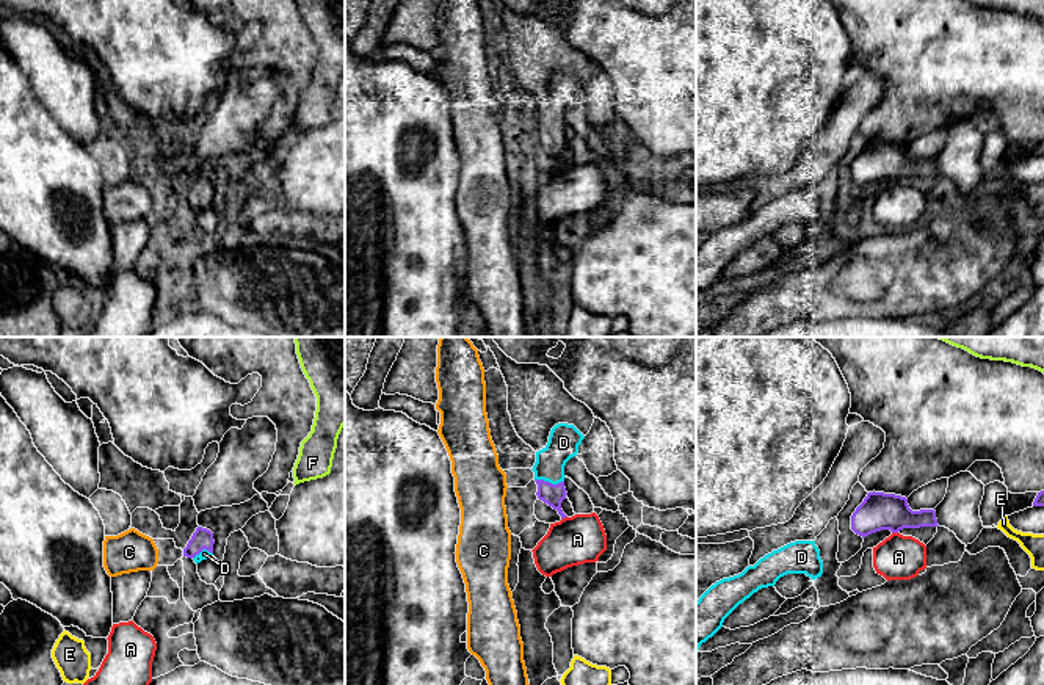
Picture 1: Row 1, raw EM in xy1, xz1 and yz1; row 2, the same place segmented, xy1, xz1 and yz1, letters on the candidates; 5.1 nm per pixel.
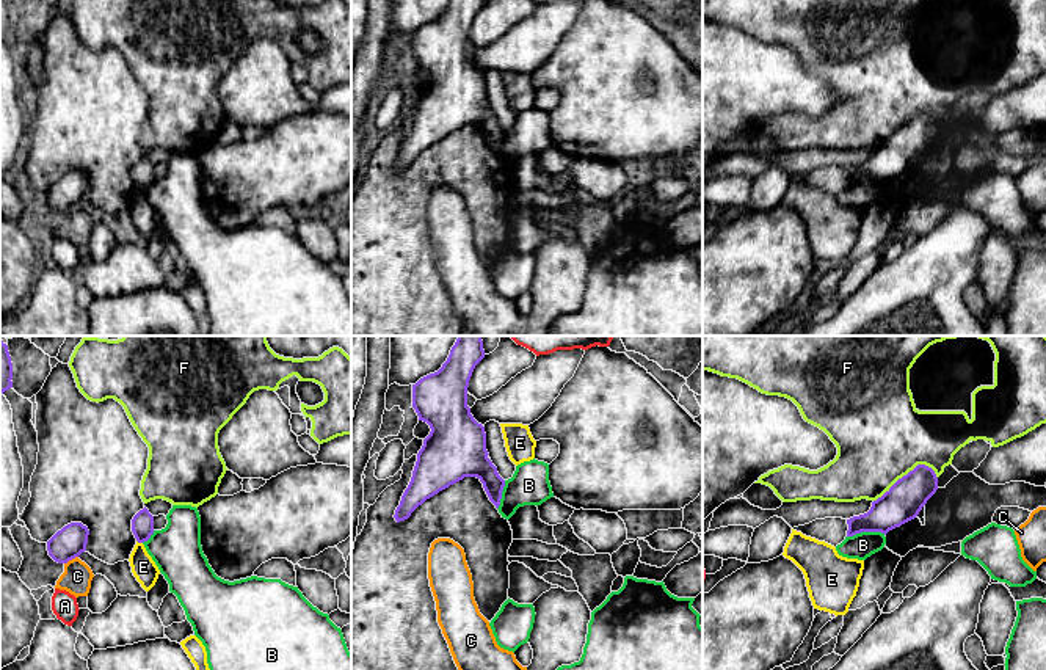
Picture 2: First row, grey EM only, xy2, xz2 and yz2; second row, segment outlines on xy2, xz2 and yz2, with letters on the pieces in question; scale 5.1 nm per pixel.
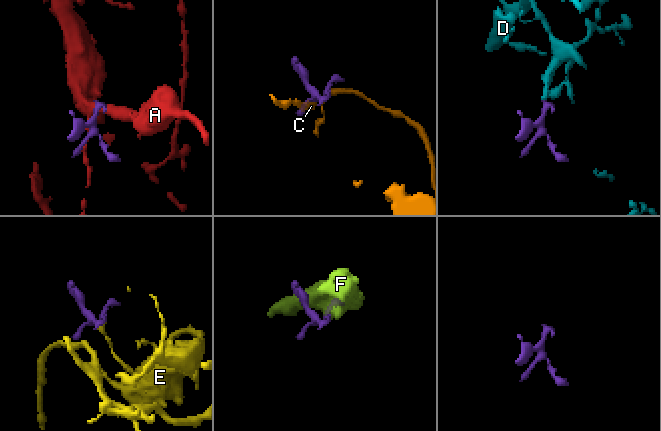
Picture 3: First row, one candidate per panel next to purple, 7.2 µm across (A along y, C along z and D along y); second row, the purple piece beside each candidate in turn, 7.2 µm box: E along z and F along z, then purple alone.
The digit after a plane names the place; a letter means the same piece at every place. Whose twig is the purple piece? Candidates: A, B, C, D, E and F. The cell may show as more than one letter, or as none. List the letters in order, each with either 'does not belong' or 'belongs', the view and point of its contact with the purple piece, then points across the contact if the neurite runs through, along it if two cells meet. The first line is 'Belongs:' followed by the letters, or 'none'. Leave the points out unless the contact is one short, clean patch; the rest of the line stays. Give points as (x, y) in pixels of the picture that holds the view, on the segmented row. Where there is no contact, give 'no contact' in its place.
Belongs: D
A: does not belong; contact xz1 (563, 518)
B: does not belong; contact yz2 (866, 531); border yz2 (885, 534), (857, 532), (847, 537)
C: does not belong; contact xy2 (71, 559)
D: belongs; contact xz1 (547, 482)
E: does not belong; contact xy2 (140, 542); border xy2 (137, 540), (141, 543)
F: does not belong; contact yz2 (907, 474)

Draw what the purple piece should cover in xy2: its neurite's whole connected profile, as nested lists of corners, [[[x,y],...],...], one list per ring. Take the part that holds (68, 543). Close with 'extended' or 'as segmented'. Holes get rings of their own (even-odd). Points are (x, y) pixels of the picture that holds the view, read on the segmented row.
[[[82,523],[64,526],[47,541],[49,555],[58,563],[67,563],[86,551],[88,535]]] | as segmented

